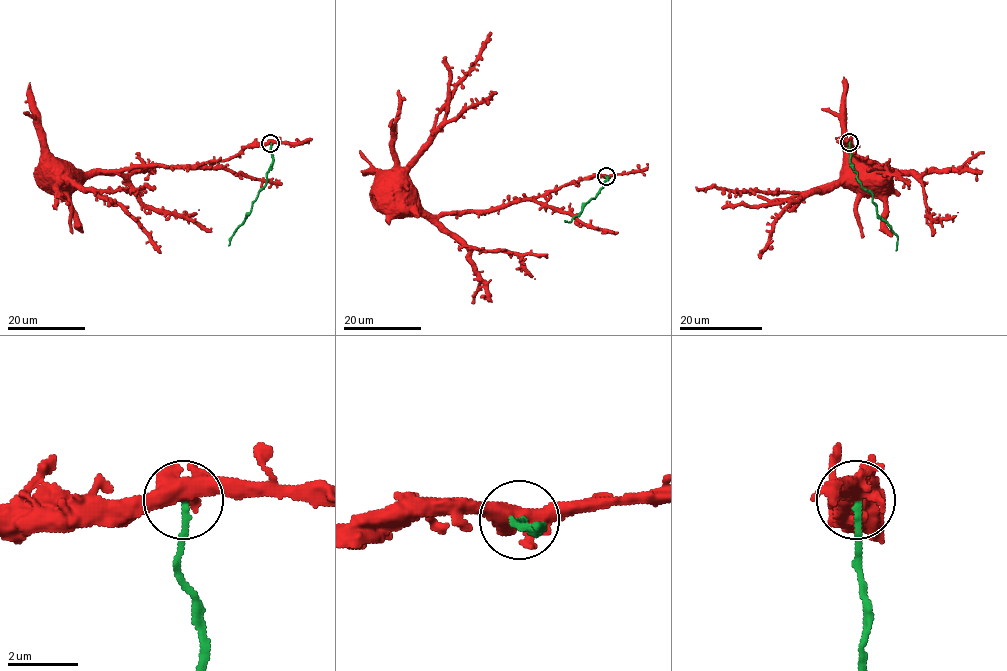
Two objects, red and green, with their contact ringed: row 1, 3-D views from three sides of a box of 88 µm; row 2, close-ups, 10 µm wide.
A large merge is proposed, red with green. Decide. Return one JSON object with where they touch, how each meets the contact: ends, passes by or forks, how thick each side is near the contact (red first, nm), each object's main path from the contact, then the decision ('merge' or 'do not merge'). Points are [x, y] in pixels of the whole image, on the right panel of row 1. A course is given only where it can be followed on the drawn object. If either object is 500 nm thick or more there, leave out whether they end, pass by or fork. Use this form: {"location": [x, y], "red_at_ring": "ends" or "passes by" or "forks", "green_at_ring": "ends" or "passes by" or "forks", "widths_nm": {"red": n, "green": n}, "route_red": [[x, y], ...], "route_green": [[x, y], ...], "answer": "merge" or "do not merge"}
{"location": [849, 142], "red_at_ring": "forks", "green_at_ring": "ends", "widths_nm": {"red": 440, "green": 180}, "route_red": [[849, 141], [859, 158], [890, 170], [886, 173], [866, 173], [845, 165], [847, 176]], "route_green": [[849, 141], [850, 163], [857, 173], [857, 180], [871, 193], [877, 214], [897, 237], [895, 250]], "answer": "do not merge"}

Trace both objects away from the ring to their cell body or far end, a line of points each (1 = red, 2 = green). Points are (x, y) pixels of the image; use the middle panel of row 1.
1: (607, 176), (588, 176), (532, 198), (485, 210), (428, 215), (419, 206), (416, 193), (396, 173), (393, 174)
2: (607, 176), (595, 198), (570, 222), (565, 220)

